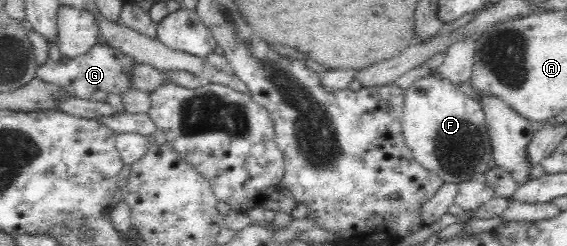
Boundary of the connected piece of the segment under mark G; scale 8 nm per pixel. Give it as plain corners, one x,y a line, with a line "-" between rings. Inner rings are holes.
104,43
93,46
85,54
73,58
67,64
55,63
48,59
37,68
40,80
61,86
61,89
71,93
71,96
90,101
105,102
108,93
120,94
132,87
131,79
127,78
127,66
131,62
121,62
121,52

